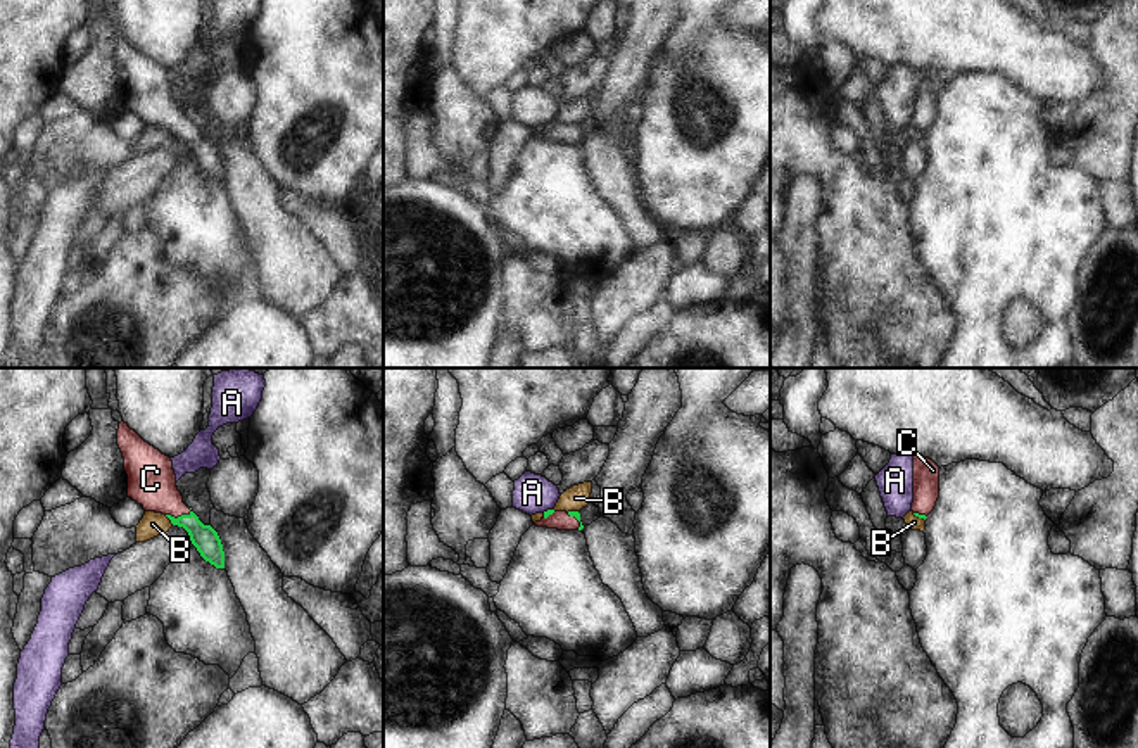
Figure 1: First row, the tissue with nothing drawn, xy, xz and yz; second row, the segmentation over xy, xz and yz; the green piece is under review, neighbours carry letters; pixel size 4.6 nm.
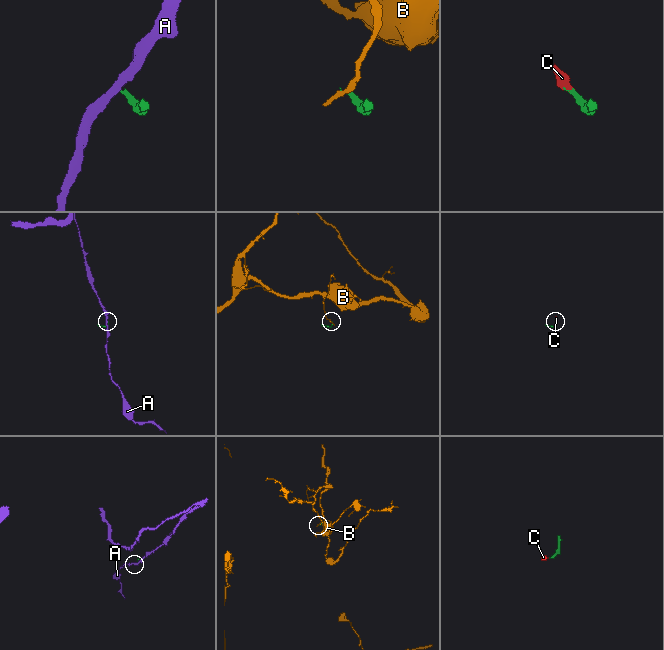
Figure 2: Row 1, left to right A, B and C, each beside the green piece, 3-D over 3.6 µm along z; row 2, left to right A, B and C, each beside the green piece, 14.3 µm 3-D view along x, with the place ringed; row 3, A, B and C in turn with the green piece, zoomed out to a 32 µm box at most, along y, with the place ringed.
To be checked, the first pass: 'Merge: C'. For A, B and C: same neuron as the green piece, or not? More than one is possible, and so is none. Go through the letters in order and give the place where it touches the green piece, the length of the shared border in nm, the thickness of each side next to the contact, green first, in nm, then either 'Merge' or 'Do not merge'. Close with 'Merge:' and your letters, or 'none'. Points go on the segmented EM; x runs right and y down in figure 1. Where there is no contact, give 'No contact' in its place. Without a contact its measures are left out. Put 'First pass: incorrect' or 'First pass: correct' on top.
First pass: correct
A: Touches green at xz (548, 510). Shared border 50 nm. Thickness 30 nm (green) against 180 nm. Do not merge
B: Touches green at xy (170, 519). Shared border 60 nm. Thickness 120 nm (green) against 120 nm. Do not merge
C: Touches green at xy (178, 517). Shared border 120 nm. Thickness 120 nm (green) against 220 nm. Merge
Merge: C

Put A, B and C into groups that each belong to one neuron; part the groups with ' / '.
A / B / C

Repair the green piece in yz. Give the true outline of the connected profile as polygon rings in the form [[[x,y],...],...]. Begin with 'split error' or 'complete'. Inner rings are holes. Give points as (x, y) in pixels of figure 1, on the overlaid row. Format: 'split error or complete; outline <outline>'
split error; outline [[[914,456],[914,503],[912,511],[927,518],[939,498],[939,466],[924,456]]]

